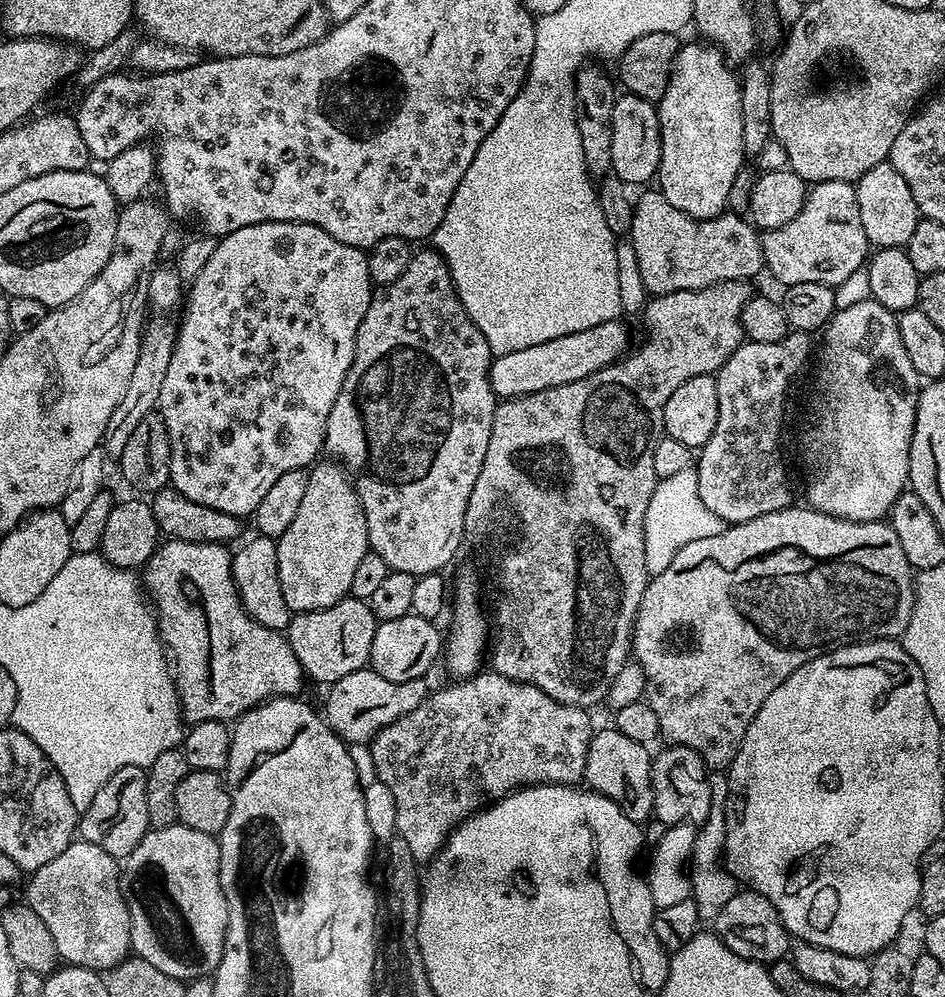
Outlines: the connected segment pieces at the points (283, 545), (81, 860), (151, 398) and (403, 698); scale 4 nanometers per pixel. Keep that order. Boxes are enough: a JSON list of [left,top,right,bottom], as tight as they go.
[[276,463,370,614],[26,838,132,974],[102,264,184,458],[322,667,430,746]]

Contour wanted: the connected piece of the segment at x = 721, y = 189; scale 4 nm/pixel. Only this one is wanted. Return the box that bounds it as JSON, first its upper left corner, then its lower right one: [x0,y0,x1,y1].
[658,43,746,220]

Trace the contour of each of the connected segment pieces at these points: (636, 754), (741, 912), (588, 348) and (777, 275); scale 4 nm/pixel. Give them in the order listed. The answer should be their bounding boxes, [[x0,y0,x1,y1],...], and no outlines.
[[583,726,652,822],[714,890,790,966],[488,319,629,398],[759,182,870,286]]

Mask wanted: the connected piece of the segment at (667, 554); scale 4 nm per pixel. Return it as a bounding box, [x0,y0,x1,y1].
[644,474,725,577]

